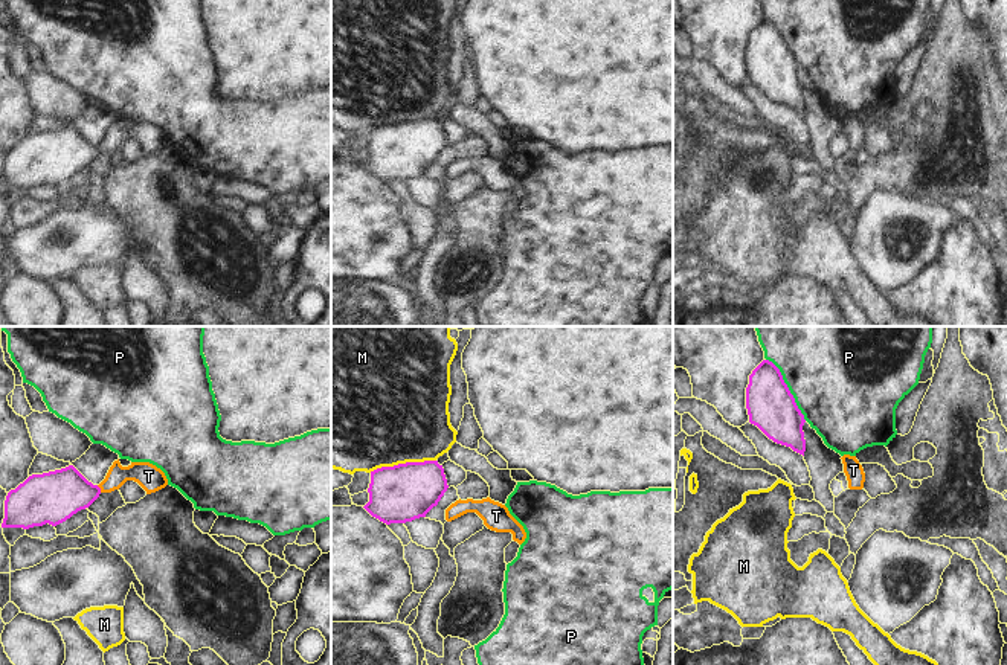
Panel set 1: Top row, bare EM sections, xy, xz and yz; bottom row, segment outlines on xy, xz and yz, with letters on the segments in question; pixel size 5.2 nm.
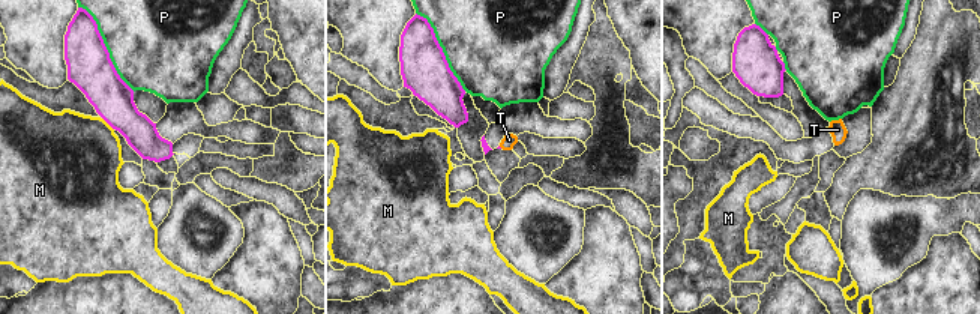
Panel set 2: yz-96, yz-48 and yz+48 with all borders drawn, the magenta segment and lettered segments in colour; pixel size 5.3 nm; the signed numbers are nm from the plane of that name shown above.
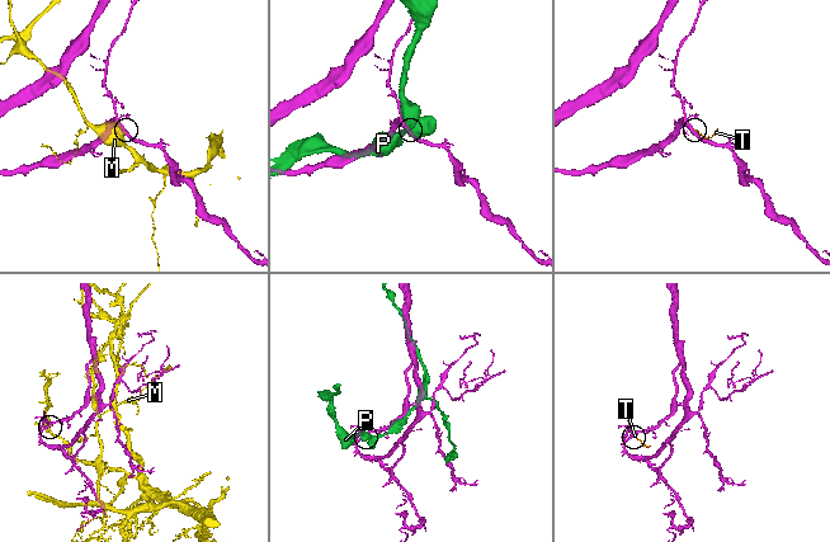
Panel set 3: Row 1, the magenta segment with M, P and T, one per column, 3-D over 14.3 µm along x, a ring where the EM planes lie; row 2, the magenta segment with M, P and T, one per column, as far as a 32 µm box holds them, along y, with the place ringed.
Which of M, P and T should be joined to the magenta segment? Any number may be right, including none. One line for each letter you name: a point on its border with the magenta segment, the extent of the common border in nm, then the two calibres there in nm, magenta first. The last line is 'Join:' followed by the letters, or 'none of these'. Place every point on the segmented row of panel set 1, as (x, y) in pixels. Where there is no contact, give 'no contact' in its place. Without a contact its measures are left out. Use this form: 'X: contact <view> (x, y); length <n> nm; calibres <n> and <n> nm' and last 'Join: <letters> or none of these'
T: contact xy (99, 488); length 50 nm; calibres 260 and 120 nm
Join: T

